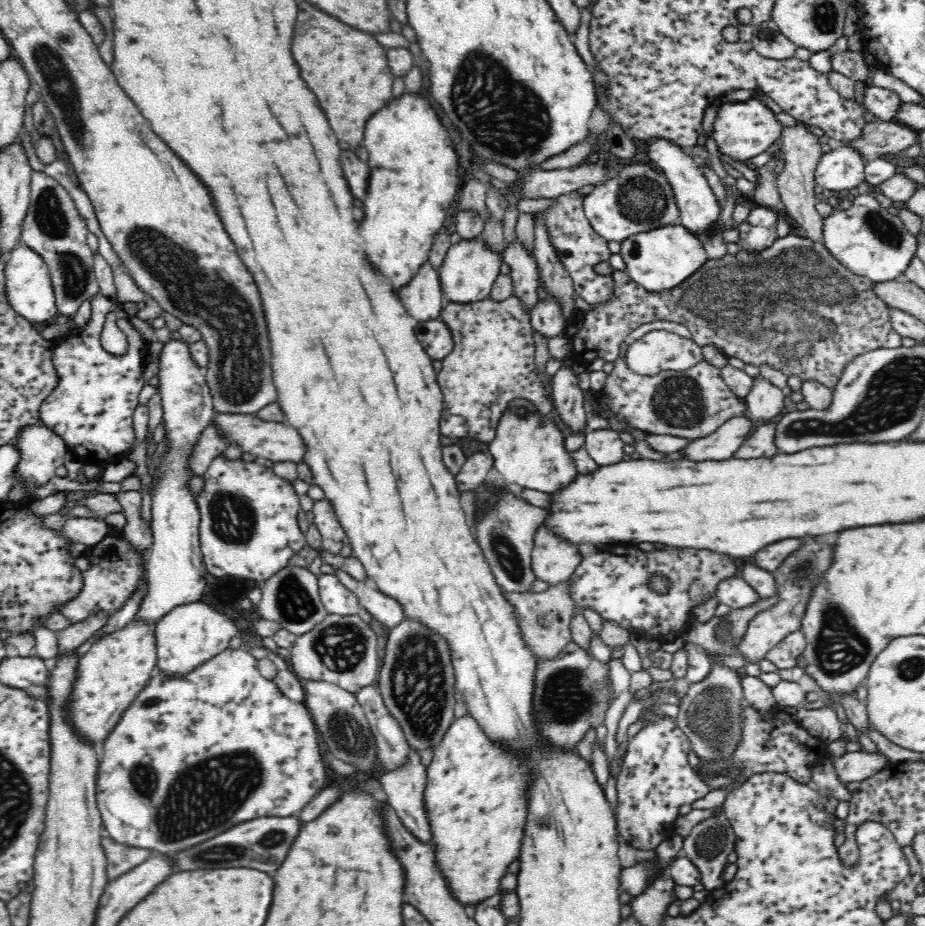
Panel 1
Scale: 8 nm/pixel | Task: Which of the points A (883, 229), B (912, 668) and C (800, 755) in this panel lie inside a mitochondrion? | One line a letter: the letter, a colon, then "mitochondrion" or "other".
A: mitochondrion
B: mitochondrion
C: other

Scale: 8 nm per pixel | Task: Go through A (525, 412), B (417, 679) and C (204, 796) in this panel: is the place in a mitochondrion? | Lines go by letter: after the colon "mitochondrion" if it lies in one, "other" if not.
A: other
B: mitochondrion
C: mitochondrion

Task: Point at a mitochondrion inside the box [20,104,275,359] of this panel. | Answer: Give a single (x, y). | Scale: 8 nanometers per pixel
(50, 219)

